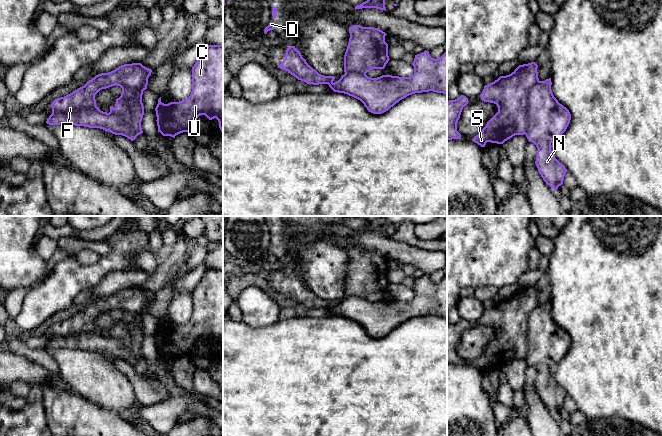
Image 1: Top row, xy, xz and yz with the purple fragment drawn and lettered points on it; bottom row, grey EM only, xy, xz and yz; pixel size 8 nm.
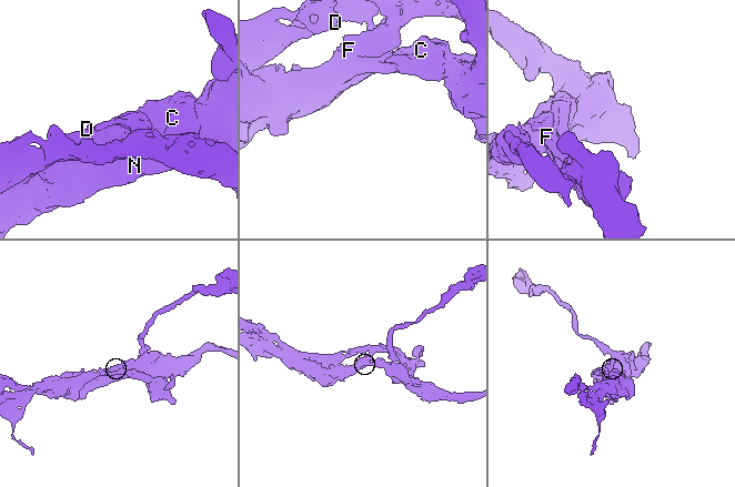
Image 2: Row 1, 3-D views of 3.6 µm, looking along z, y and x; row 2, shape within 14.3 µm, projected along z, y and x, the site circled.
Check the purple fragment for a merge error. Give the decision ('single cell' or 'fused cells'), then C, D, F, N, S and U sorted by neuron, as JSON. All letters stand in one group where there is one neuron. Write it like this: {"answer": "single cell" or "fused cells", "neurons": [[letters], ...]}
{"answer": "fused cells", "neurons": [["C", "N", "U"], ["D", "F", "S"]]}

